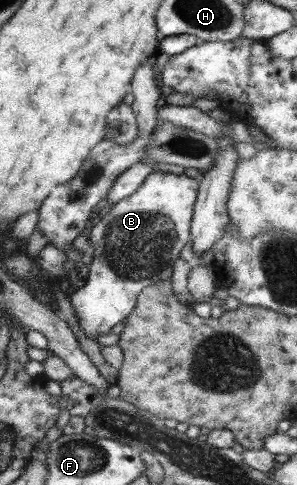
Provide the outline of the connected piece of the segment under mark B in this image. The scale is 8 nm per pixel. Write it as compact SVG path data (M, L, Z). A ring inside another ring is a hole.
M156 170L134 194L113 204L93 225L89 232L93 256L87 280L69 296L78 327L86 338L96 340L108 334L112 325L131 314L140 291L172 275L174 260L191 235L198 193L197 179Z

